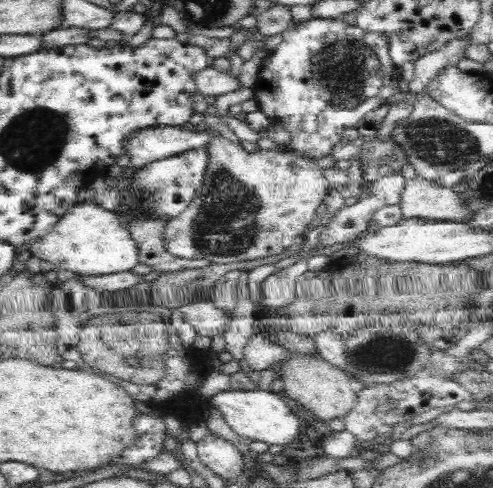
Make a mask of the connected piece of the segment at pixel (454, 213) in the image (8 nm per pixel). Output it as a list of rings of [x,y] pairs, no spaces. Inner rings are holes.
[[[419,177],[406,179],[399,206],[402,219],[464,222],[474,216],[461,194]]]

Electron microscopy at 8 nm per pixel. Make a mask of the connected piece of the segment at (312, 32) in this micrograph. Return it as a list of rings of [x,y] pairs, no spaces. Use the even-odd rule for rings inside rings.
[[[311,16],[310,19],[297,23],[294,28],[286,29],[284,38],[279,44],[279,47],[262,58],[257,74],[257,81],[252,89],[253,99],[256,100],[258,110],[262,112],[262,114],[265,114],[266,118],[271,122],[278,120],[281,123],[281,126],[290,132],[290,149],[300,157],[307,157],[308,159],[314,159],[314,161],[316,161],[322,160],[322,158],[326,156],[331,156],[334,148],[344,139],[344,131],[348,128],[356,128],[357,124],[364,118],[365,114],[381,107],[386,98],[392,96],[395,92],[398,92],[400,90],[400,81],[400,69],[389,57],[389,45],[384,35],[376,34],[374,31],[362,30],[358,25],[348,26],[341,18],[326,19]],[[308,113],[314,114],[314,118],[316,118],[316,130],[310,133],[305,132],[302,127],[302,118]]]

